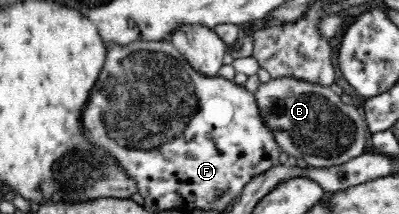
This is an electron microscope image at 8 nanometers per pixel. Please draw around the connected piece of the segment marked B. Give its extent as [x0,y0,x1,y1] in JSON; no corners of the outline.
[254,77,371,168]

